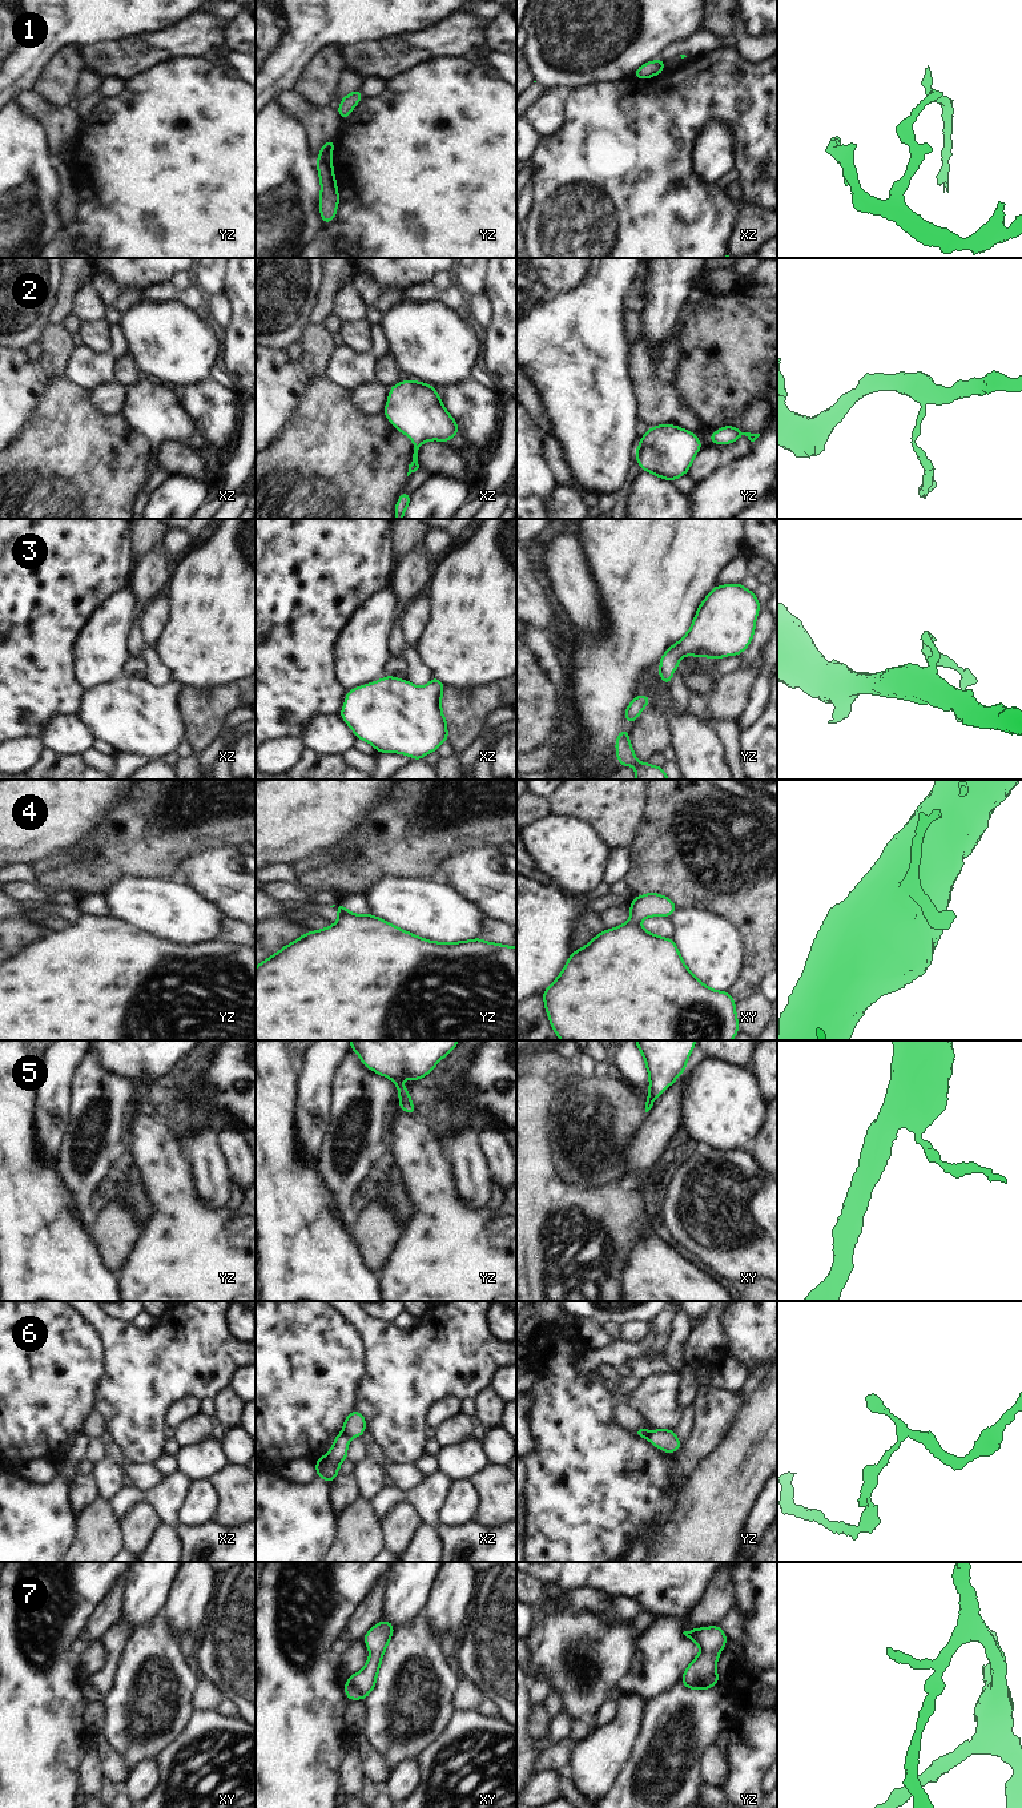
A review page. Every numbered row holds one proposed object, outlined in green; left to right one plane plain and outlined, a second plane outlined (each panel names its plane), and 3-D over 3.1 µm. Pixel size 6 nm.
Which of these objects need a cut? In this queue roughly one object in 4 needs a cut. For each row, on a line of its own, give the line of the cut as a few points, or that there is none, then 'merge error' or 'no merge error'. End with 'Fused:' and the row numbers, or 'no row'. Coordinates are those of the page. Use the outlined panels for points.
1: cut yz (318, 157), (330, 164); merge error
2: cut none; no merge error
3: cut none; no merge error
4: cut none; no merge error
5: cut none; no merge error
6: cut xz (342, 1432), (349, 1438); merge error
7: cut none; no merge error
Fused: 1, 6

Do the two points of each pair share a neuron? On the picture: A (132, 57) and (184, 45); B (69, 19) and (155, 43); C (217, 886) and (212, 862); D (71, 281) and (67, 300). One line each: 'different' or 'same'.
A: same
B: different
C: same
D: same

